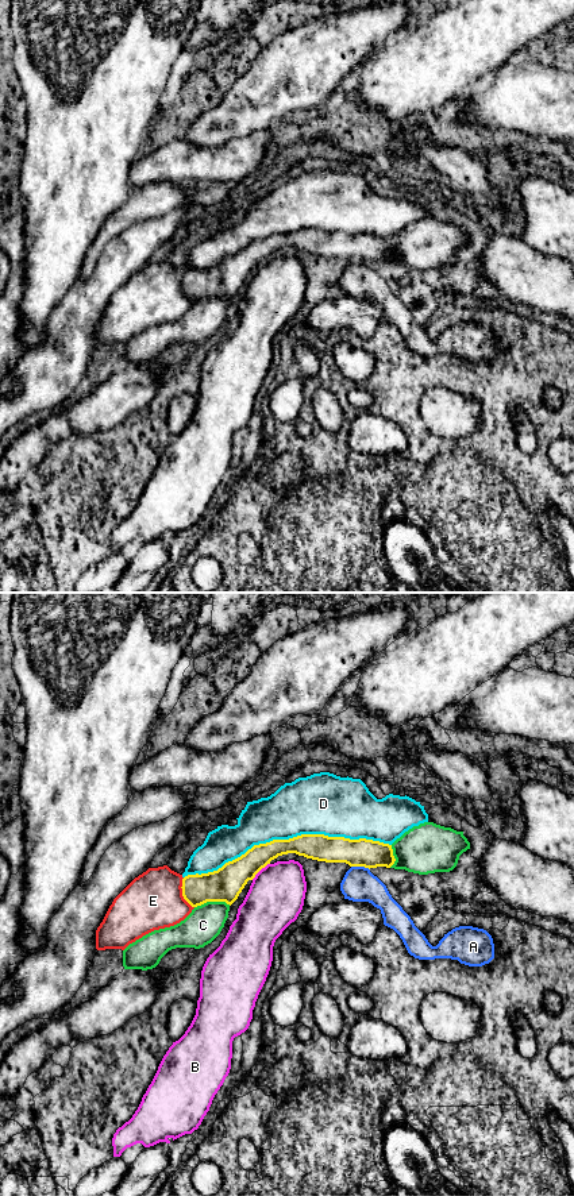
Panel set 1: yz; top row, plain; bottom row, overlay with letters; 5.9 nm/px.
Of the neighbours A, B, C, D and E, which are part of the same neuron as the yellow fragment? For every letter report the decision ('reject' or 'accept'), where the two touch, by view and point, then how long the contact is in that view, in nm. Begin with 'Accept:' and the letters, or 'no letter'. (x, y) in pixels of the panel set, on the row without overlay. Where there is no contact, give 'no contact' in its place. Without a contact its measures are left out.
Accept: C
A: reject | yz (361, 261) | 110 nm
B: reject | yz (259, 265) | 150 nm
C: accept | yz (212, 296) | 220 nm
D: reject | yz (286, 235) | 1250 nm
E: reject | yz (183, 288) | 200 nm

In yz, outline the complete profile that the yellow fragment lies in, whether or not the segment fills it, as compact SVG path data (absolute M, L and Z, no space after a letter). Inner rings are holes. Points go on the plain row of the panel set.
M434 217L413 221L392 240L380 236L324 229L301 229L254 240L240 252L208 269L182 274L182 292L193 302L180 319L154 325L123 346L124 364L153 364L176 343L200 344L211 339L224 323L230 301L249 275L278 251L296 248L325 258L350 262L386 262L428 270L452 266L459 251L470 244L463 227Z

